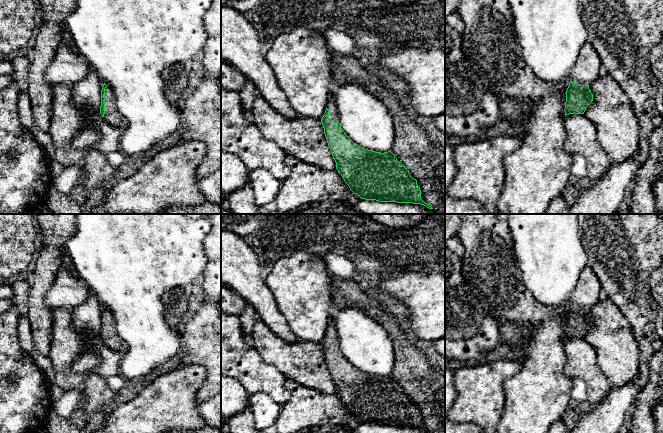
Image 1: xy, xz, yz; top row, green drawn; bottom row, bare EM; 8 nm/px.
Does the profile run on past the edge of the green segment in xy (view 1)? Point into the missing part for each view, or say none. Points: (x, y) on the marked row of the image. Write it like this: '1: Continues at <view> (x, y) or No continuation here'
1: Continues at xy (112, 115)

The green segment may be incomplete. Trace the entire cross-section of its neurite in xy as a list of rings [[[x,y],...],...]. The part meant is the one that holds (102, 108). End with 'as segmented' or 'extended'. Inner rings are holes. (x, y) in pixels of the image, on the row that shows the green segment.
[[[103,84],[101,90],[100,114],[107,123],[117,128],[120,132],[128,127],[128,121],[117,109],[112,89],[106,84]]] | extended

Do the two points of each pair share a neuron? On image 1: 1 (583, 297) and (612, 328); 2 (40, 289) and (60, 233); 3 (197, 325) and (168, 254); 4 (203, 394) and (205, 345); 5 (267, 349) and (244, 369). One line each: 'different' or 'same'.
1: different
2: same
3: different
4: same
5: different

